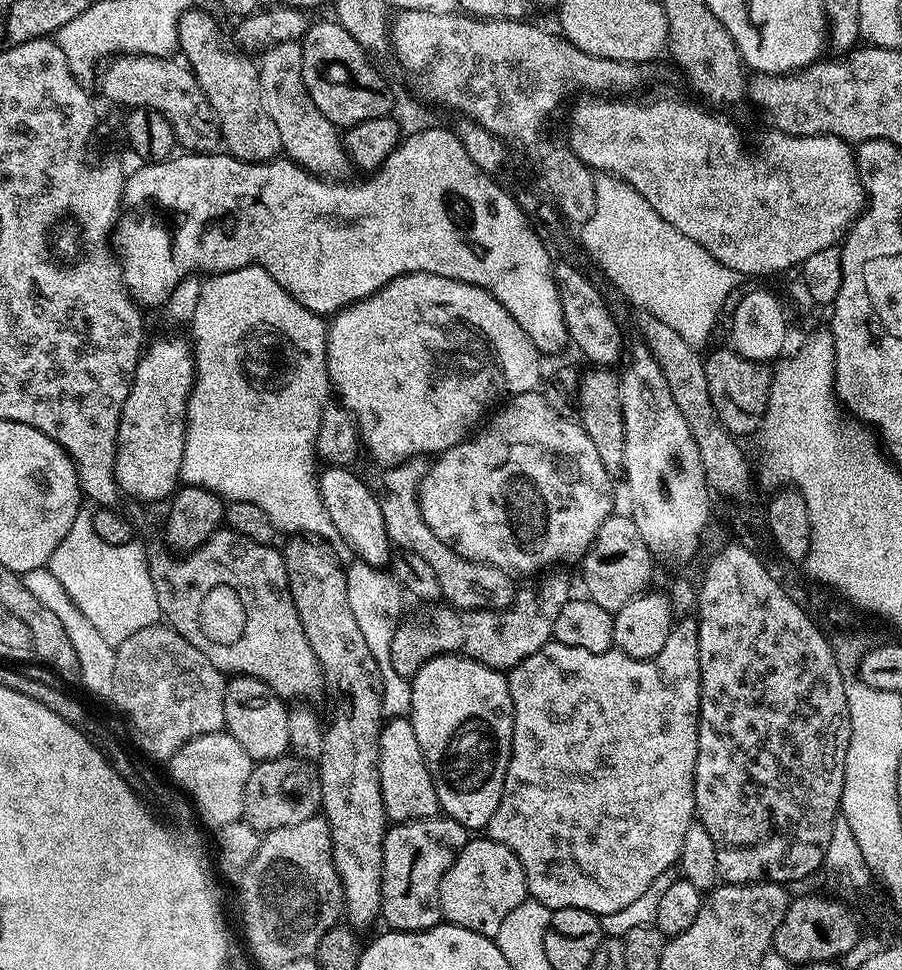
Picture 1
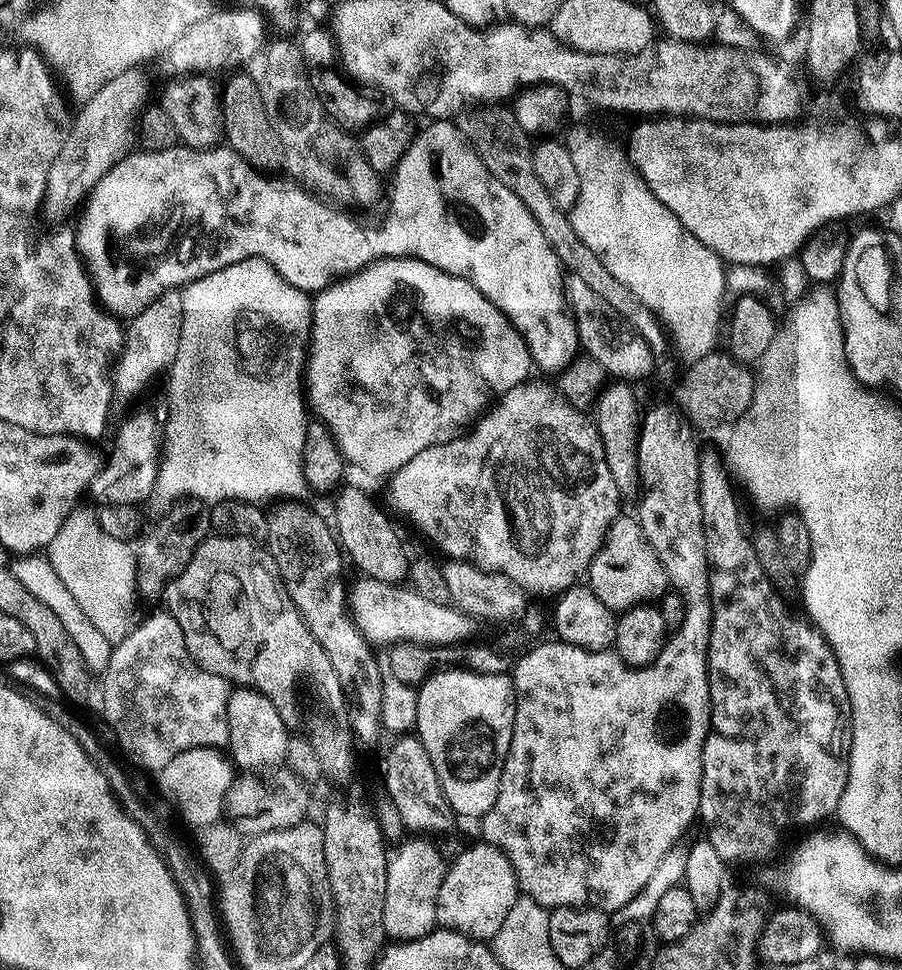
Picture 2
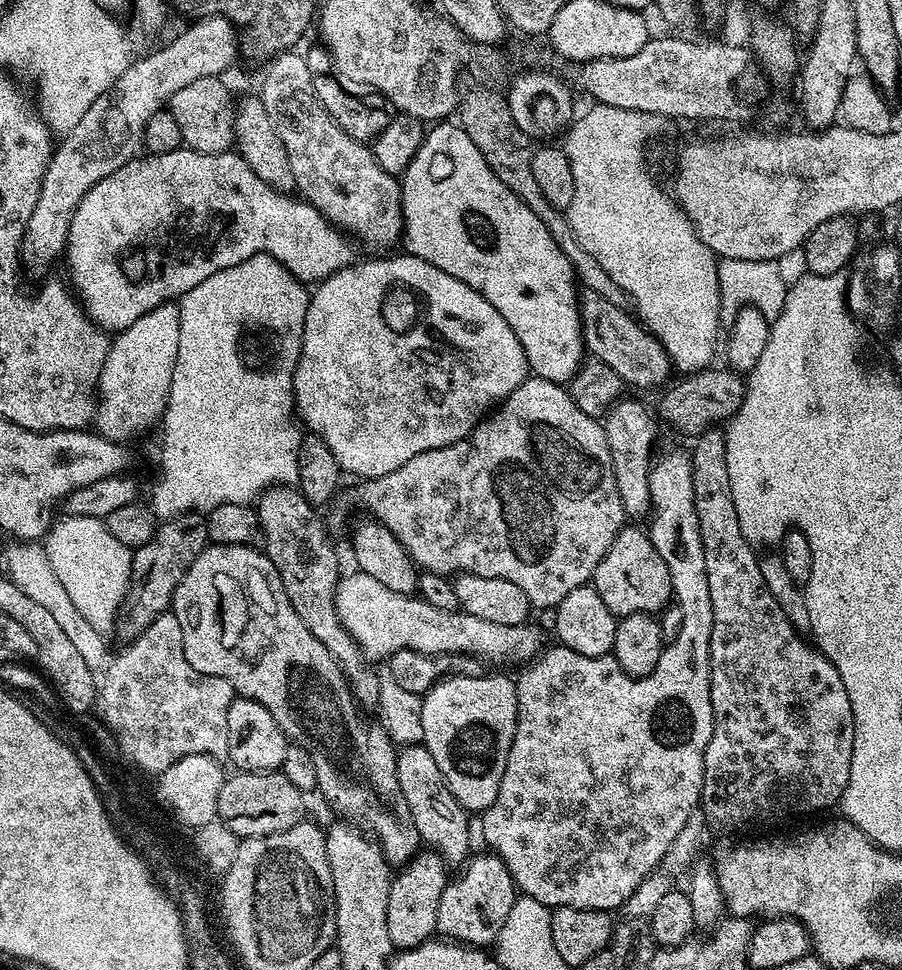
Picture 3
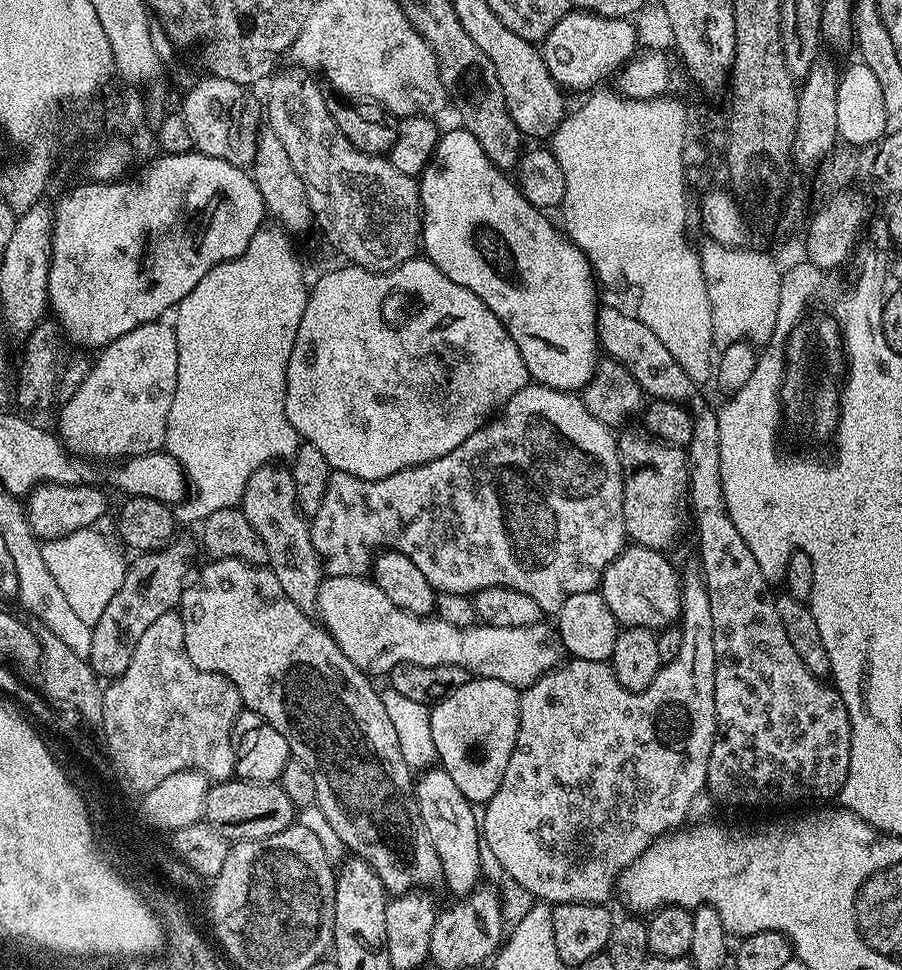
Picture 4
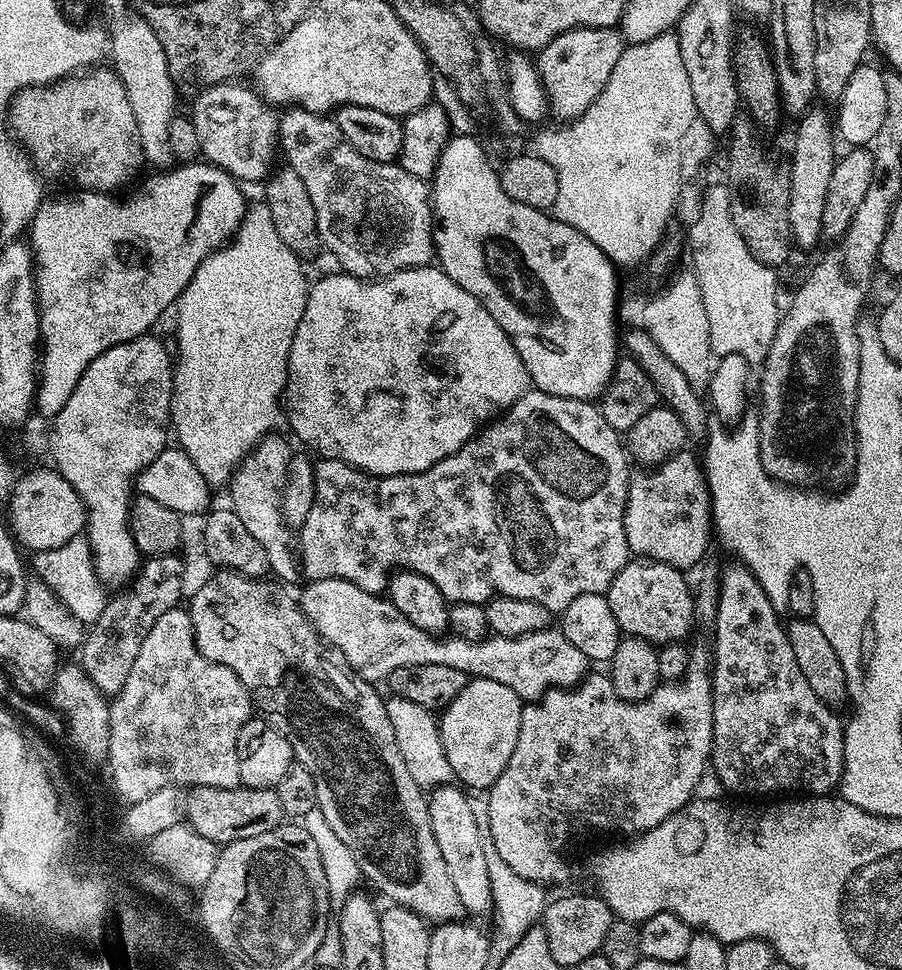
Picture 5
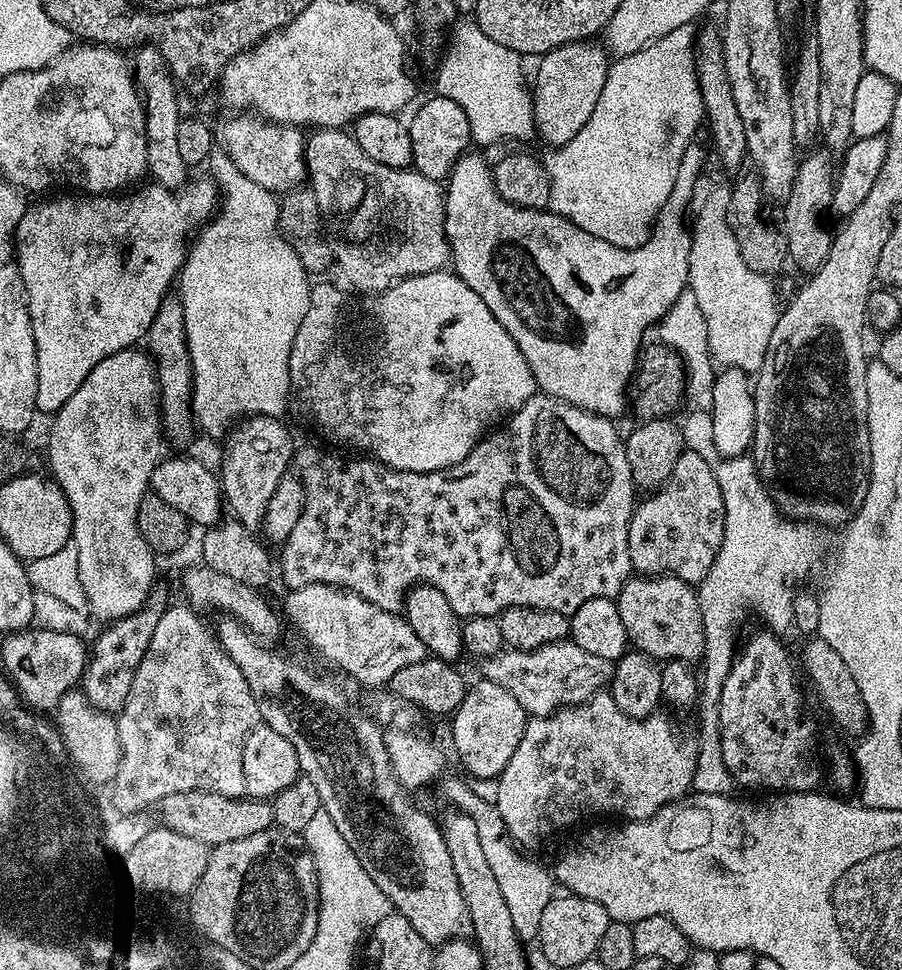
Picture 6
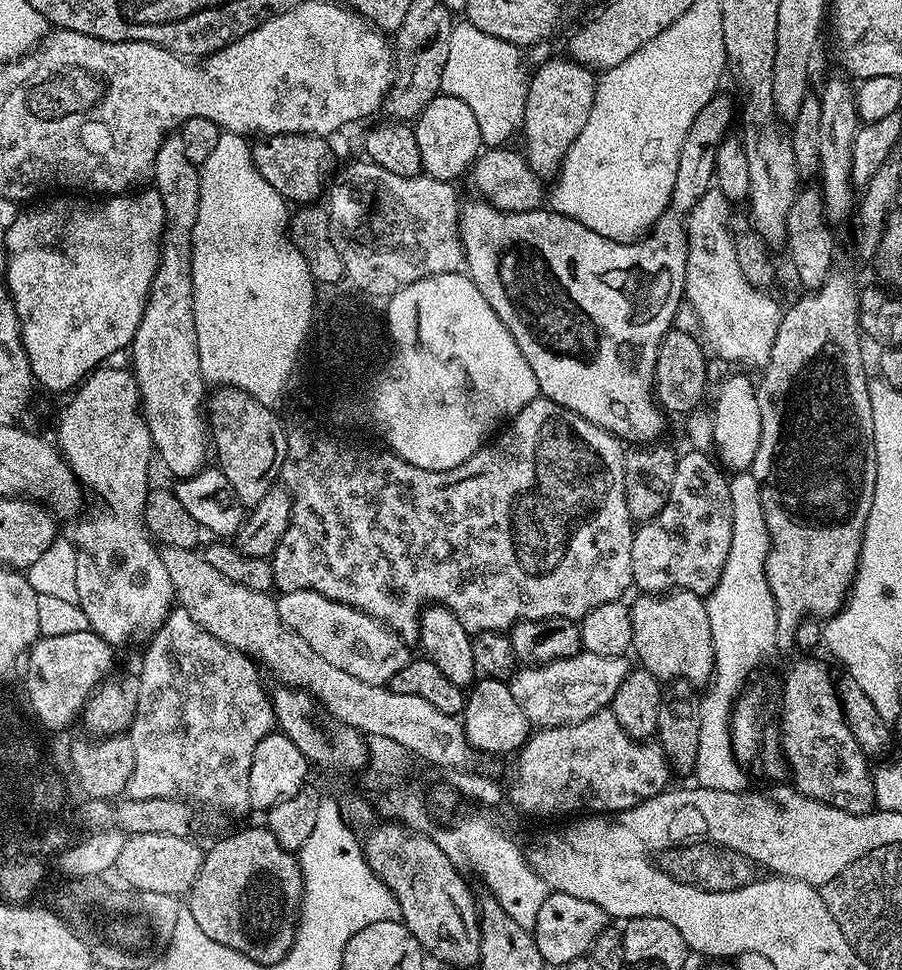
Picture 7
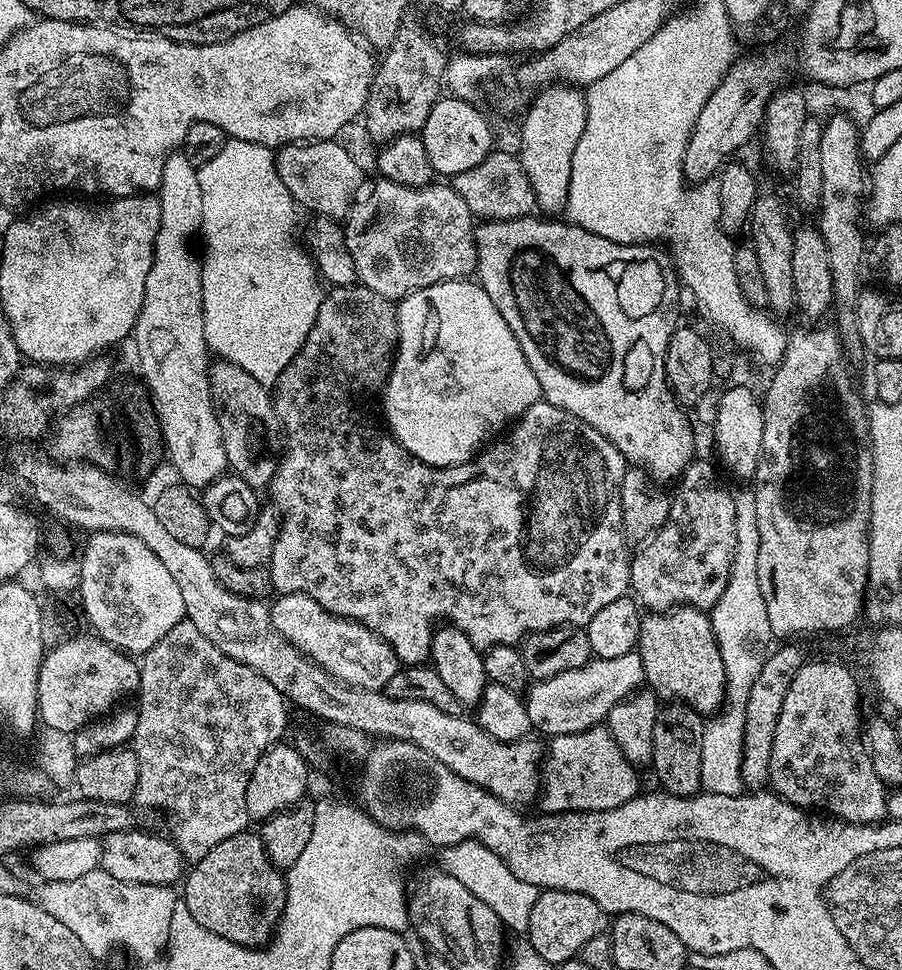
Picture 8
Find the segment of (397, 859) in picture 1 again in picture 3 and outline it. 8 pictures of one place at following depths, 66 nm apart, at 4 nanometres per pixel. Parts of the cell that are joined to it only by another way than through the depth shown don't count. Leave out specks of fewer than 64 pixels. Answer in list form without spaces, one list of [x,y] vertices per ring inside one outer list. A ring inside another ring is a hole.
[[[428,850],[414,856],[412,863],[395,873],[390,886],[390,898],[386,902],[386,930],[390,930],[393,949],[416,948],[419,944],[433,939],[438,918],[438,898],[442,898],[442,890],[450,879],[449,873],[444,871],[444,861],[435,851]]]

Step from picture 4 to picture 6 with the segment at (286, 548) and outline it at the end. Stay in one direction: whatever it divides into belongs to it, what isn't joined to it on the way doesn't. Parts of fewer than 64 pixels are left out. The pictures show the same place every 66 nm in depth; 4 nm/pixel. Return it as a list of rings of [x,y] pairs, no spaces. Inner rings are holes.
[[[274,416],[247,417],[239,425],[241,428],[237,427],[227,437],[229,440],[224,448],[224,461],[218,467],[218,479],[227,511],[253,530],[263,525],[266,504],[273,497],[278,482],[282,482],[294,464],[294,443],[284,422]]]

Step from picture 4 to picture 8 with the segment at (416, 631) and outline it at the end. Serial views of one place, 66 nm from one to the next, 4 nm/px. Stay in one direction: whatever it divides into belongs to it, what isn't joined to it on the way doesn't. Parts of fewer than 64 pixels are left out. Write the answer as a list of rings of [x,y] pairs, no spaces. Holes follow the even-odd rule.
[[[289,592],[275,597],[276,601],[270,604],[270,619],[272,625],[291,642],[303,656],[311,658],[318,666],[322,666],[333,676],[335,680],[340,680],[350,688],[365,688],[371,692],[382,690],[390,680],[394,678],[398,661],[394,650],[388,643],[376,636],[366,626],[362,626],[356,620],[346,620],[343,616],[335,616],[333,612],[327,612],[314,598],[306,594]],[[633,650],[622,654],[622,658],[593,658],[587,664],[571,668],[562,674],[537,680],[527,689],[523,702],[526,714],[530,714],[530,722],[537,733],[545,732],[545,737],[548,738],[578,734],[607,721],[610,710],[627,700],[644,683],[644,667],[640,654]]]

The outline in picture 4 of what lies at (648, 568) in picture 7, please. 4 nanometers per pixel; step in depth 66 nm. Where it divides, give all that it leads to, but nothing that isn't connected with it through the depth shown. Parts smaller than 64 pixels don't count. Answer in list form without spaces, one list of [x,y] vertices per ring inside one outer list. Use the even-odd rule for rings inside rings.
[[[643,430],[620,432],[616,441],[620,469],[624,475],[622,486],[622,518],[624,534],[631,543],[641,544],[664,552],[676,544],[684,532],[684,523],[690,520],[690,499],[688,493],[688,454],[683,447],[665,444]]]

